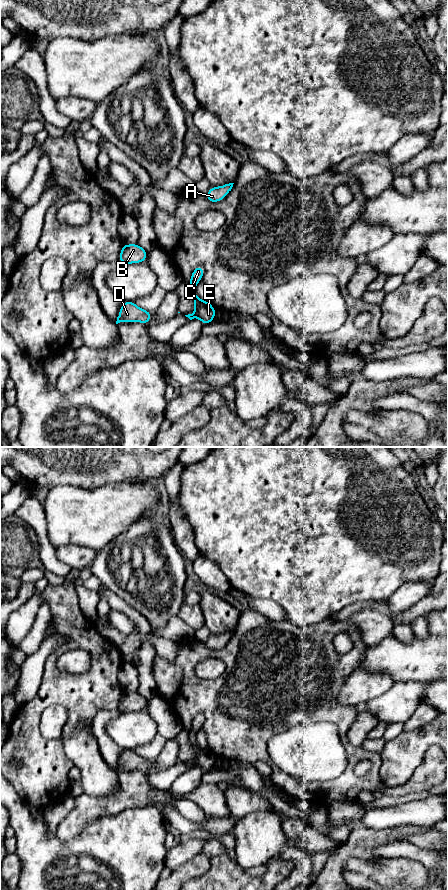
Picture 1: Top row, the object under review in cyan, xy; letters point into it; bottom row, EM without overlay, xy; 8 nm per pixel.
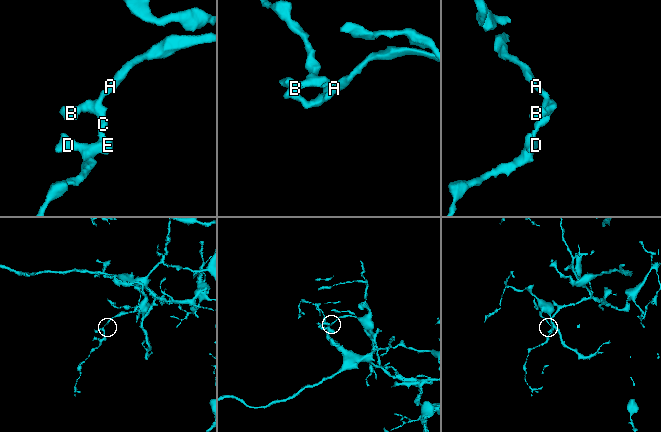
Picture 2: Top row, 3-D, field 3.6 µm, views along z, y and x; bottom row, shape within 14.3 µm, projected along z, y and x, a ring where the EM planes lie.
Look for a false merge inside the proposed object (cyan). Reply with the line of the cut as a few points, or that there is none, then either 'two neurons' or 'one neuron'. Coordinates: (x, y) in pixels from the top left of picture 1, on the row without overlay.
cut none; one neuron

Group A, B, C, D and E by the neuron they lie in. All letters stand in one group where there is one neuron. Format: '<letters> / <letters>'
A B C D E

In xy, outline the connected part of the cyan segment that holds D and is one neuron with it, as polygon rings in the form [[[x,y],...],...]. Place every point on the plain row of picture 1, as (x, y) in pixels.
[[[123,749],[116,772],[120,770],[135,769],[148,773],[151,765],[152,760],[141,757],[134,751],[134,749]]]

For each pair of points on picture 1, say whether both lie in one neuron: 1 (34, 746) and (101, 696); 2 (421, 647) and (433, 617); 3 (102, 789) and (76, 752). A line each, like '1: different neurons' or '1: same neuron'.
1: same neuron
2: different neurons
3: same neuron

